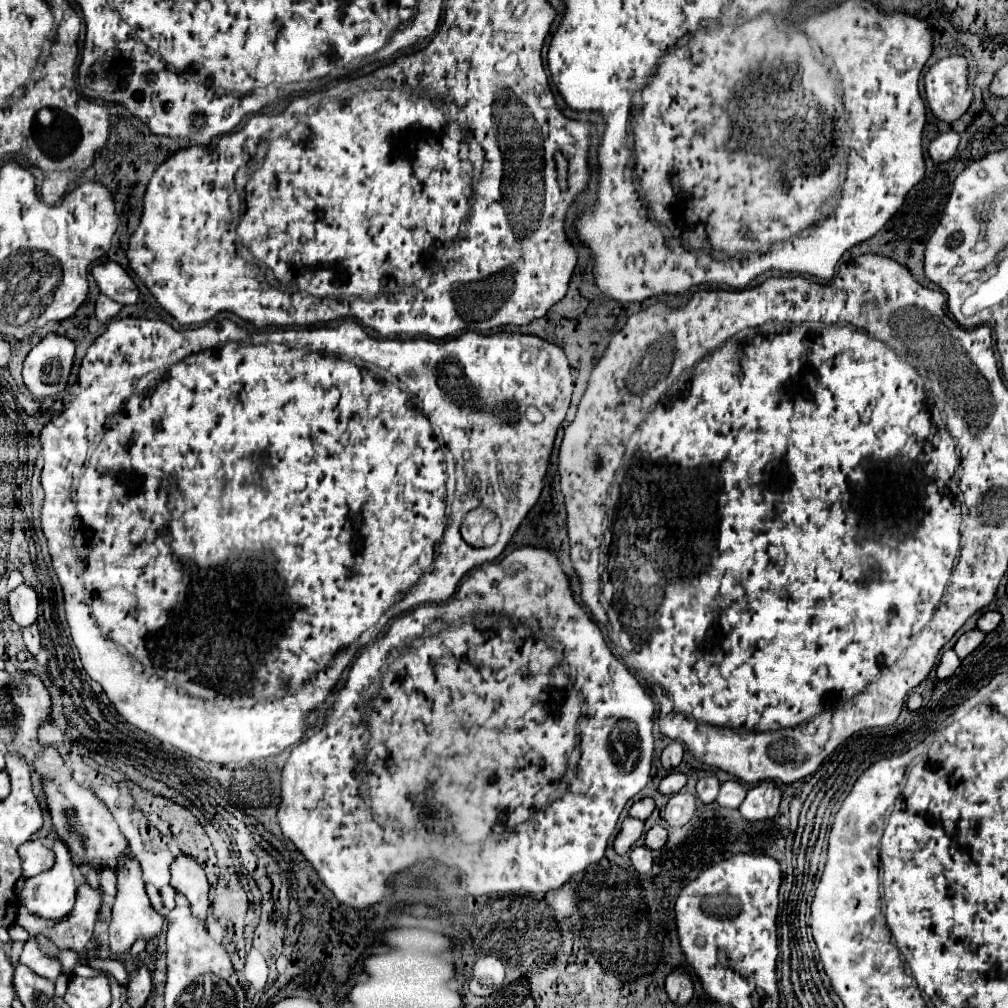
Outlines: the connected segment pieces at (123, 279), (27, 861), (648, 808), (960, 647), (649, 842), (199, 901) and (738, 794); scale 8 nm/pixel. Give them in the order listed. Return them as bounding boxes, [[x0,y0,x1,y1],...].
[[92,262,138,304],[20,838,54,878],[630,798,656,820],[954,628,986,658],[646,826,668,850],[170,854,210,920],[716,780,746,808]]

